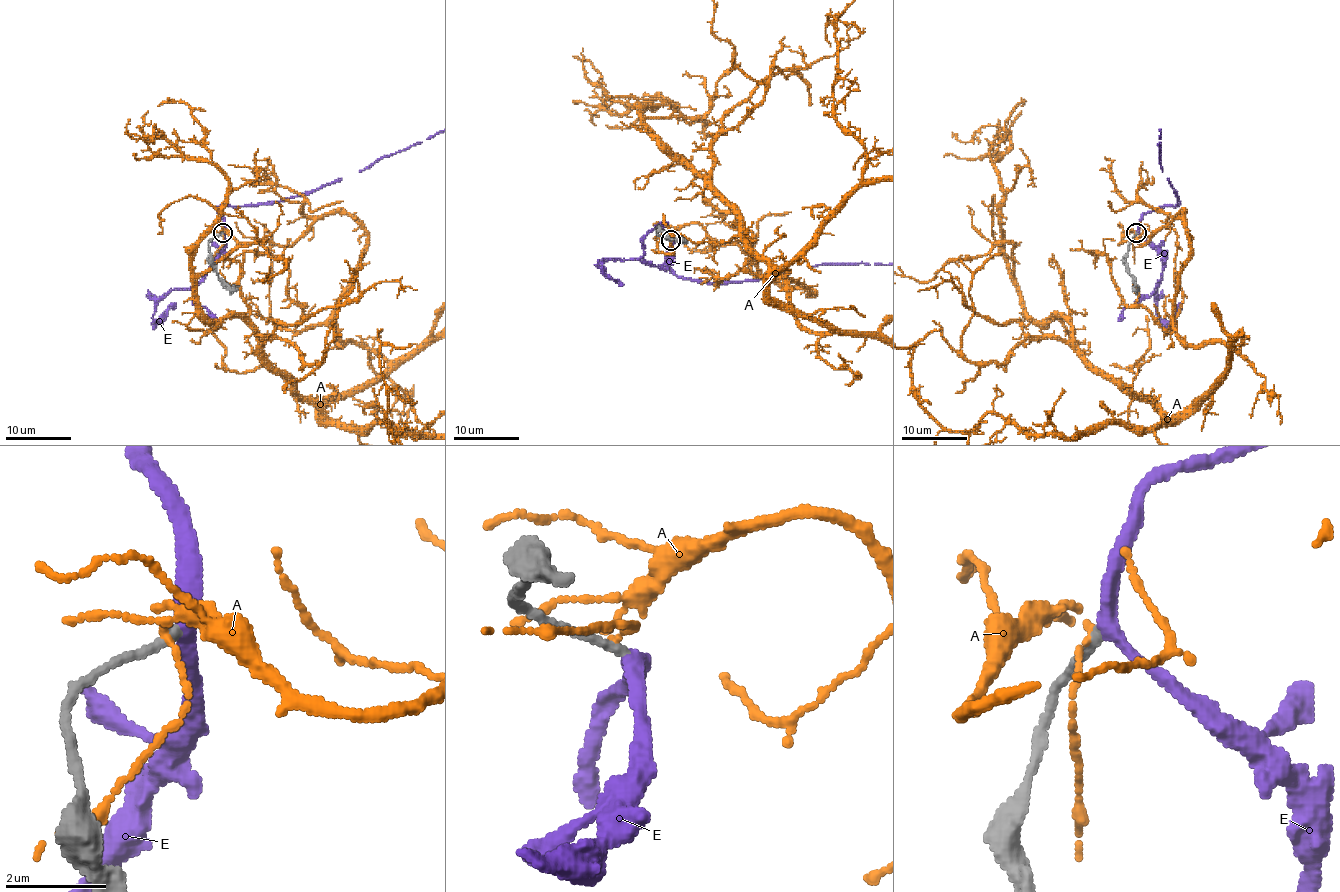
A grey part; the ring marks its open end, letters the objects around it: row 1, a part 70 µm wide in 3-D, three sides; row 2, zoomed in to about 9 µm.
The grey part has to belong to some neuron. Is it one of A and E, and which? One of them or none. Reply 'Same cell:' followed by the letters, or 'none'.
Same cell: E

